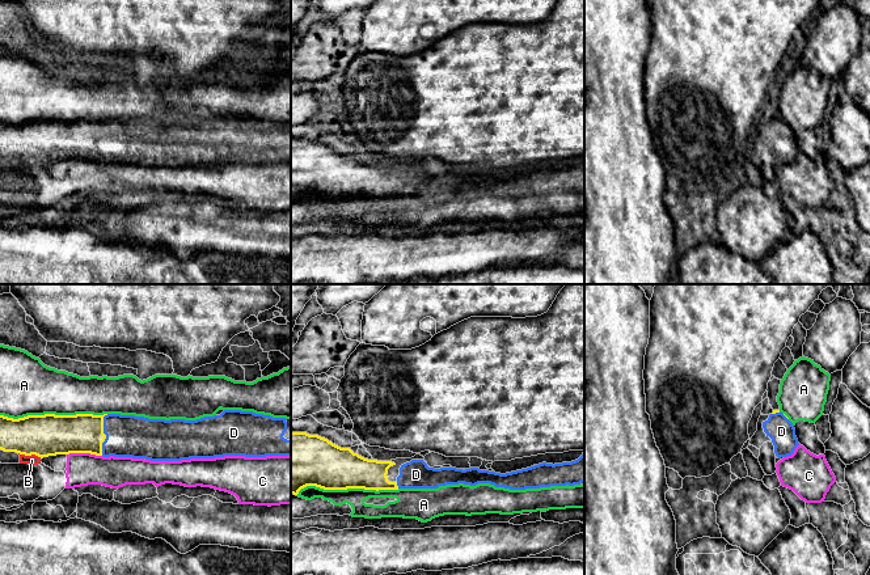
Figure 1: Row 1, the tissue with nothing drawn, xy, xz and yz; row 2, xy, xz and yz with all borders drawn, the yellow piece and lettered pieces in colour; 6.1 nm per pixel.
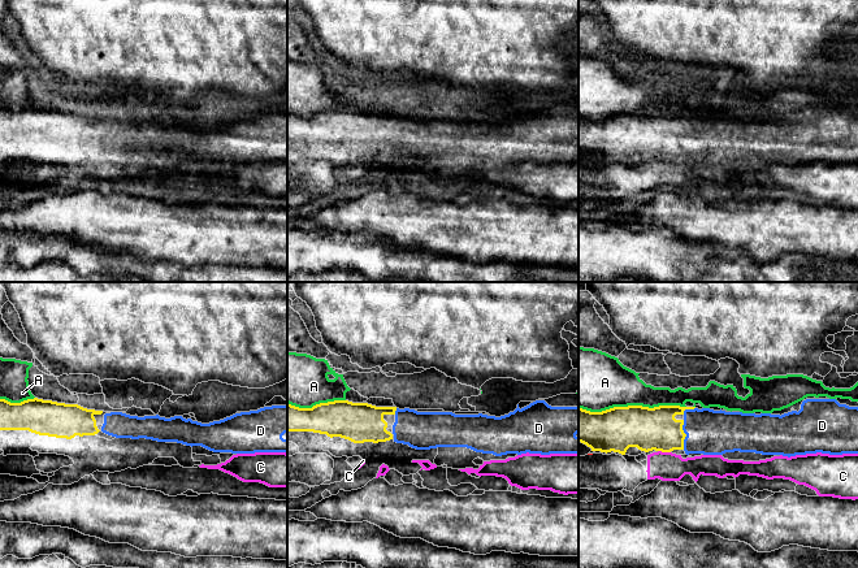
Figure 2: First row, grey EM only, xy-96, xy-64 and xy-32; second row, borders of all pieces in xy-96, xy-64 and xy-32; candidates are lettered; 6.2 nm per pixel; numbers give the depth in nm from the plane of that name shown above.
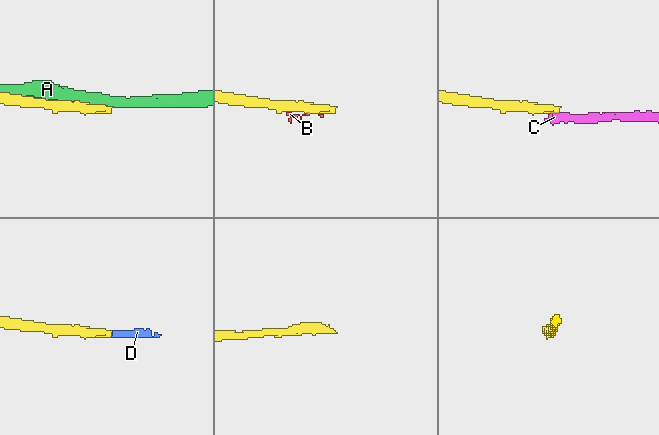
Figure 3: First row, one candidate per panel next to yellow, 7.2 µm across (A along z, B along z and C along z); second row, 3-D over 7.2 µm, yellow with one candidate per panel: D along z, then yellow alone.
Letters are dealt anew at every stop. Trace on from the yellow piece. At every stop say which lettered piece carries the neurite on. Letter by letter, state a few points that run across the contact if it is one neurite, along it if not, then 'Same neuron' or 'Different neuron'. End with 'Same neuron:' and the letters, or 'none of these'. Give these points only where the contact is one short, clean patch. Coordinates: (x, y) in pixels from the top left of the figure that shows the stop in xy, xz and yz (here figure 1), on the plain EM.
A: Different neuron
B: Different neuron
C: Line: xy (67, 160), (94, 160), (101, 163). Different neuron
D: Line: xy (83, 139), (104, 140), (132, 143). Same neuron
Same neuron: D

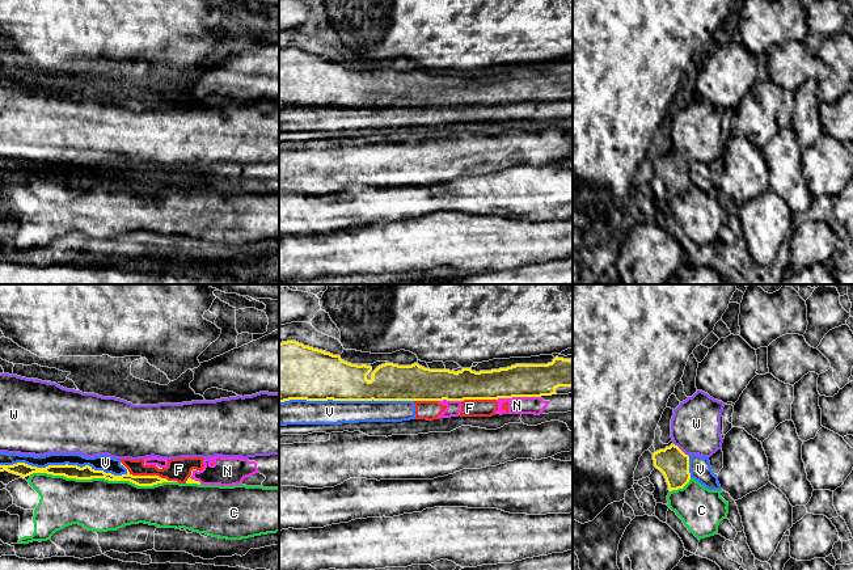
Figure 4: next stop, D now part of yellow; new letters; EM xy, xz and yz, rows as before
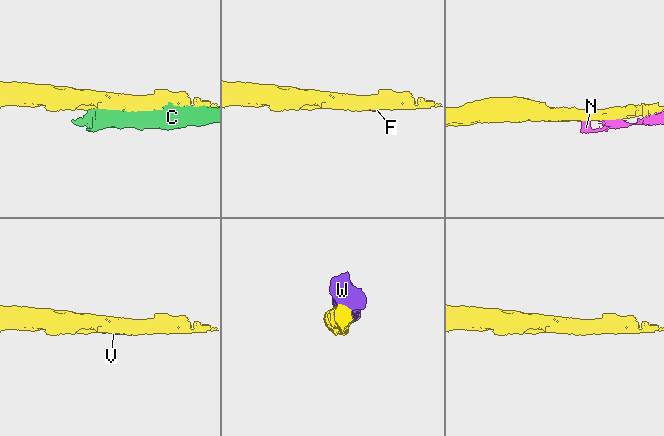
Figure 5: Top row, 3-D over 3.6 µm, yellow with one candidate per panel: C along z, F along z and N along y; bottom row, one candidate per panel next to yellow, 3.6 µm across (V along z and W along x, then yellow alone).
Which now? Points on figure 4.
C: Different neuron
F: Different neuron
N: Different neuron
V: Different neuron
W: Different neuron
Same neuron: none of these

